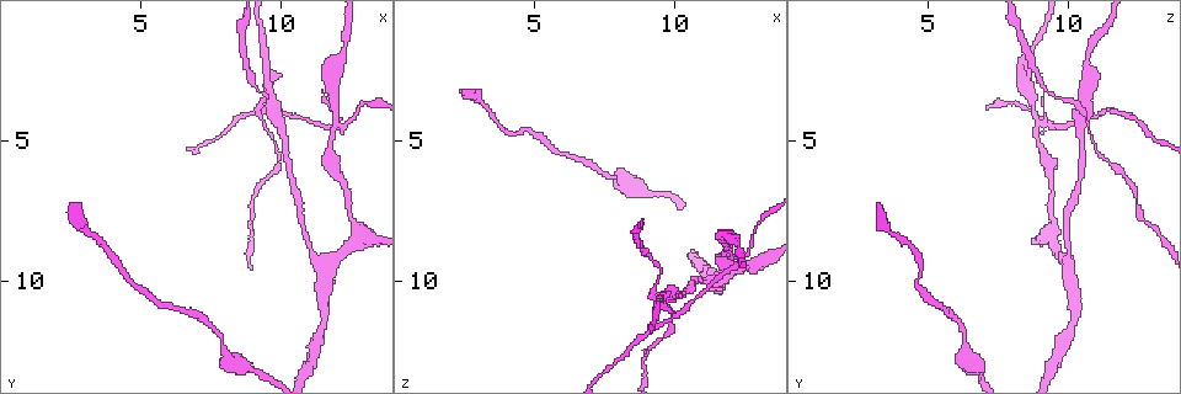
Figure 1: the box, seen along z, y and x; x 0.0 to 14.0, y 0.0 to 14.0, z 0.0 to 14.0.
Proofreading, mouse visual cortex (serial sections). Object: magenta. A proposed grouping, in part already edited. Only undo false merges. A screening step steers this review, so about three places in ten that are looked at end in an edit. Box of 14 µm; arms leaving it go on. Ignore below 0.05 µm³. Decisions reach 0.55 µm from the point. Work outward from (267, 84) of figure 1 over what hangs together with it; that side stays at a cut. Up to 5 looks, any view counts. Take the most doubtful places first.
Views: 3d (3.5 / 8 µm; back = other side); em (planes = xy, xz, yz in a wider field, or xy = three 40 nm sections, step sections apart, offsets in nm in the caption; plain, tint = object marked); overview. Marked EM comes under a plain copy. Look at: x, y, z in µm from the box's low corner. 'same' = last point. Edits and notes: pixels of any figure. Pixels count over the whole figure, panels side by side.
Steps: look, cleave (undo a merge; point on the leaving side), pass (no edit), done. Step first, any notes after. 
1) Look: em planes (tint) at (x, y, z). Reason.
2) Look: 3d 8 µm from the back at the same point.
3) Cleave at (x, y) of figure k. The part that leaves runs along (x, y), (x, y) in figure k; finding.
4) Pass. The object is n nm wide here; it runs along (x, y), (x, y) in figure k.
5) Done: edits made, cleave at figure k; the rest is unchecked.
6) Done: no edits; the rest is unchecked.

Look: 3d 8 µm at (9.2, 4.0, 10.6). Four-way junction.

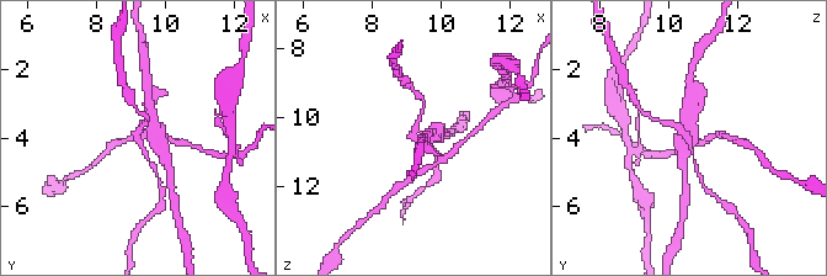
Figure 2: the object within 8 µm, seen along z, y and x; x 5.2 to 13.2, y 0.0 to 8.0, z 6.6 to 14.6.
Look: em planes (tint) at (9.1, 3.9, 10.6).

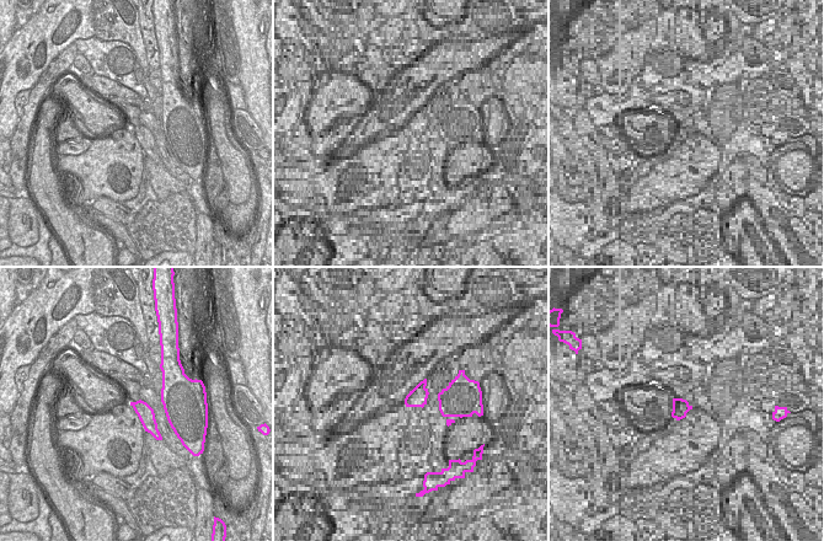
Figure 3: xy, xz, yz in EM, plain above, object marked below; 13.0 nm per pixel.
Cleave at (663, 122) of figure 2. The arms are 150, 150, 250, 500 nm wide; the part that leaves runs along (681, 129), (652, 120), (641, 110) in figure 2; two cells meet here.

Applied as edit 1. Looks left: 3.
Look: 3d 3.5 µm at (11.4, 9.2, 10.0). A fork.

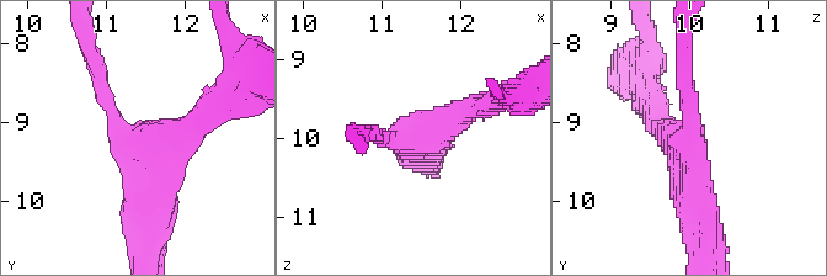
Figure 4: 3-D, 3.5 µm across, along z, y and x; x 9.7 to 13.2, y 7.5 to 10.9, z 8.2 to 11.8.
Look: em planes (tint) at (11.35, 9.25, 10.00). 3 arms meet here; the arms are 200, 300, 500 nm wide.

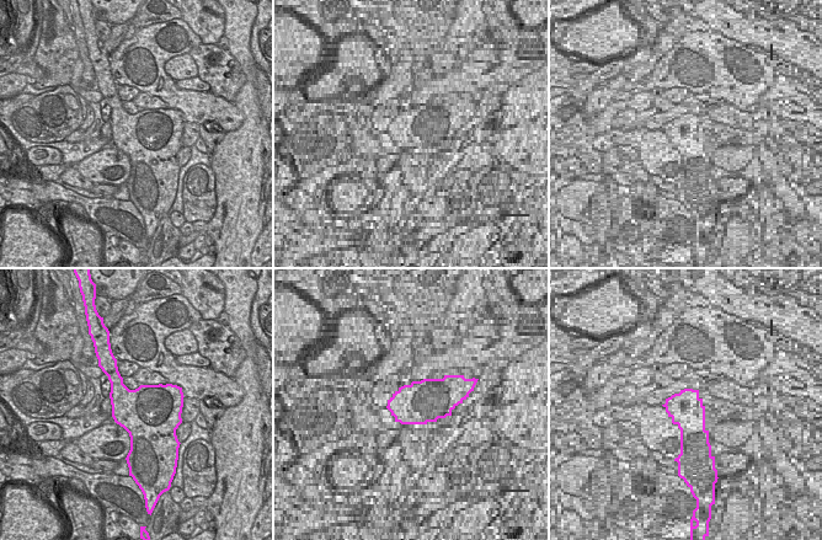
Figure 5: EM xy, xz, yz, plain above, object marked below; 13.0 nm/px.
Pass. It runs along (379, 136), (421, 136), (492, 101) in figure 4; all the same cell.

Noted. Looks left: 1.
Done: edits made, cleave at figure 2; the rest is unchecked.

